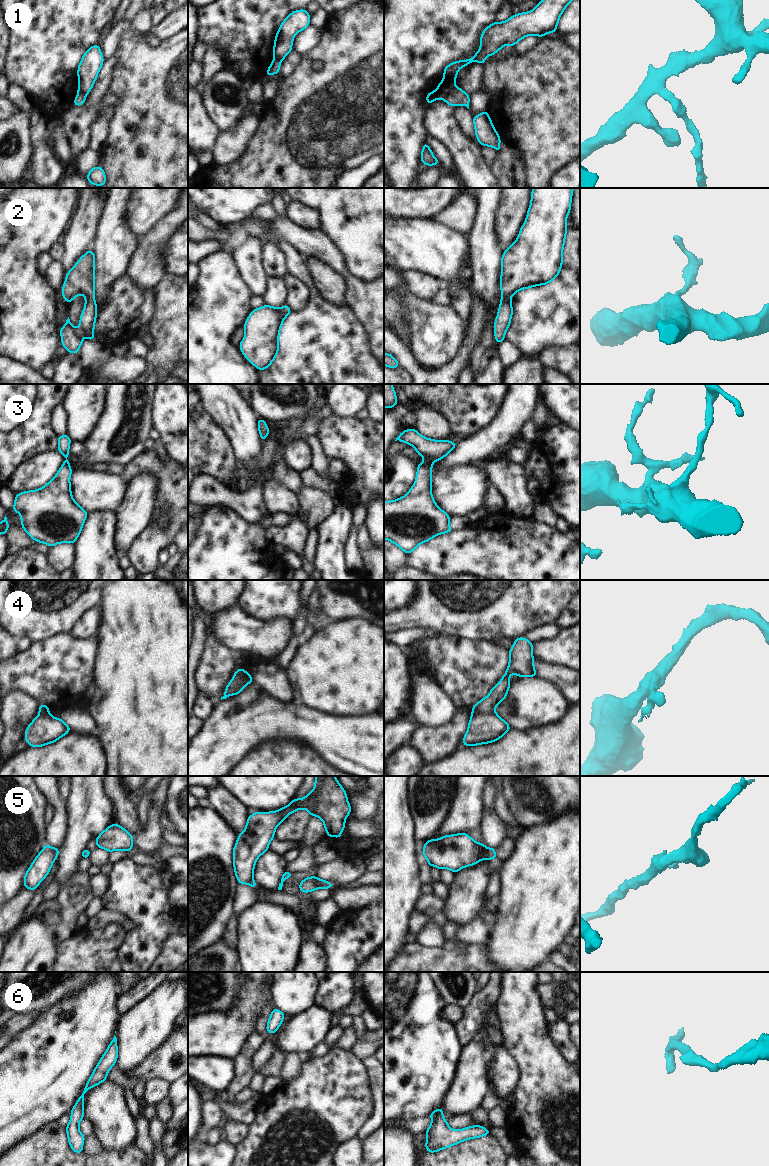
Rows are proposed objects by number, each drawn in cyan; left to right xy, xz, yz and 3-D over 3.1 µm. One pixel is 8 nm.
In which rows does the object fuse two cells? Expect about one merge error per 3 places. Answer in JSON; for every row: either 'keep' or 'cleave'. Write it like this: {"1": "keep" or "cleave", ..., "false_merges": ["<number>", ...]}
{"1": "cleave", "2": "keep", "3": "keep", "4": "cleave", "5": "cleave", "6": "keep", "false_merges": ["1", "4", "5"]}

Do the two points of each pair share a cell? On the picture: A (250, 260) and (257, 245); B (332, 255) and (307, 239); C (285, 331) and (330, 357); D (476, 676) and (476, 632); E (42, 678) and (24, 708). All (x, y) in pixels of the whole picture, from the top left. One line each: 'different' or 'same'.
A: same
B: same
C: same
D: different
E: different

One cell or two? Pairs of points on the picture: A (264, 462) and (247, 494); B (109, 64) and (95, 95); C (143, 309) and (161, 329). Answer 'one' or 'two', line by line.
A: two
B: one
C: two

